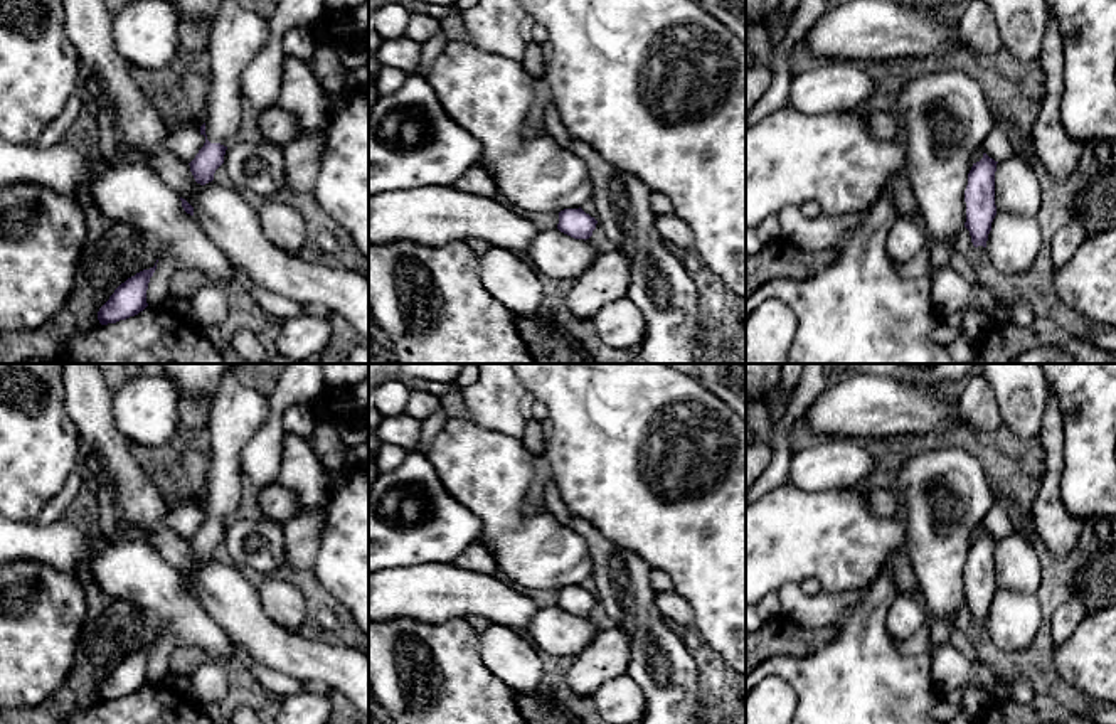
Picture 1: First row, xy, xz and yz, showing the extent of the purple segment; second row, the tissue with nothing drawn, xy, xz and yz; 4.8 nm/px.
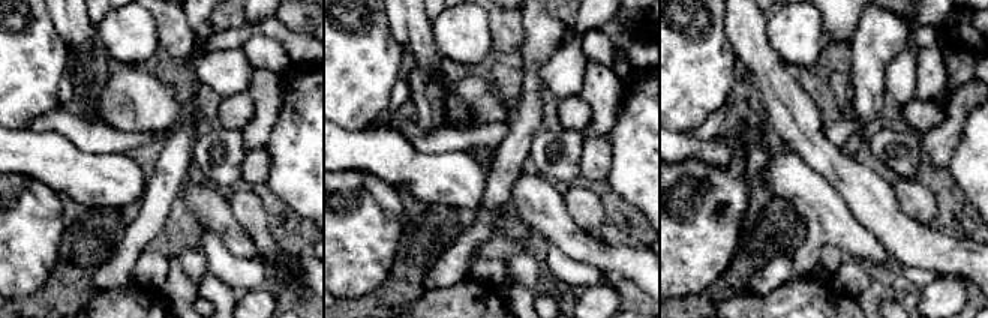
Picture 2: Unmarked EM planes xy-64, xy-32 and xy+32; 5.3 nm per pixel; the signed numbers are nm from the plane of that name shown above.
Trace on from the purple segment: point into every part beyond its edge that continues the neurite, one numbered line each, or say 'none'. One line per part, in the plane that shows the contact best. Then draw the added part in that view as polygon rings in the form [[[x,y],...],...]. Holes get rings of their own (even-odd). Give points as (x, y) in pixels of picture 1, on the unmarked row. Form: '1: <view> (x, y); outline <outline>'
1: xy (238, 413); outline [[[234,370],[226,372],[212,397],[204,434],[204,445],[212,455],[205,497],[205,512],[210,520],[227,524],[234,519],[242,495],[239,453],[263,426],[264,416],[264,397],[244,387]]]

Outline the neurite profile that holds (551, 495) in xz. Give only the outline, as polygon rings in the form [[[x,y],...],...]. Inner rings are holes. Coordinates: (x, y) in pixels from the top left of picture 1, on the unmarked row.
[[[550,480],[544,485],[540,498],[544,500],[547,512],[550,512],[552,517],[559,524],[571,525],[569,510],[562,500],[561,492],[559,492],[557,485],[554,483],[554,480]]]

